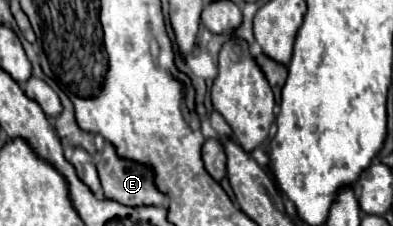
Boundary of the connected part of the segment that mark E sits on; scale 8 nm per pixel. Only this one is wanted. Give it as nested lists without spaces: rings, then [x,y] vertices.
[[[105,143],[105,149],[99,153],[97,171],[99,171],[99,179],[101,179],[101,187],[103,187],[105,197],[119,201],[121,205],[129,205],[129,207],[163,205],[163,201],[165,201],[165,195],[155,185],[155,171],[149,165],[119,157],[111,143]]]

